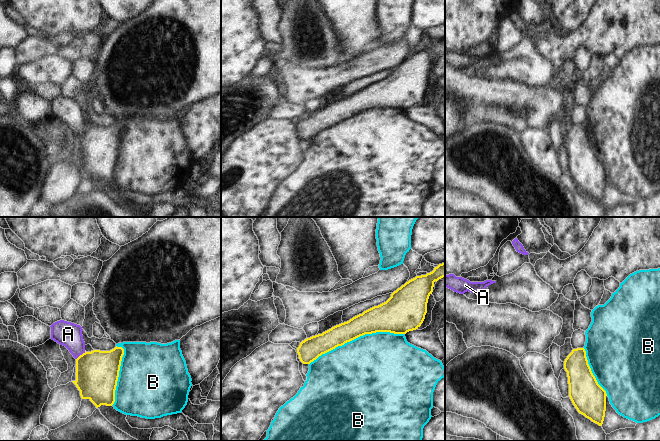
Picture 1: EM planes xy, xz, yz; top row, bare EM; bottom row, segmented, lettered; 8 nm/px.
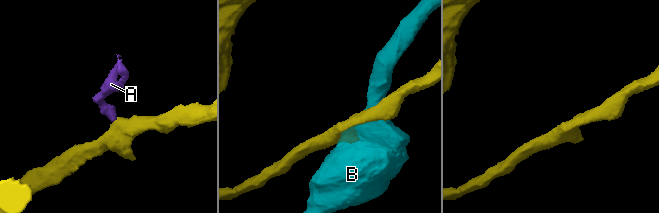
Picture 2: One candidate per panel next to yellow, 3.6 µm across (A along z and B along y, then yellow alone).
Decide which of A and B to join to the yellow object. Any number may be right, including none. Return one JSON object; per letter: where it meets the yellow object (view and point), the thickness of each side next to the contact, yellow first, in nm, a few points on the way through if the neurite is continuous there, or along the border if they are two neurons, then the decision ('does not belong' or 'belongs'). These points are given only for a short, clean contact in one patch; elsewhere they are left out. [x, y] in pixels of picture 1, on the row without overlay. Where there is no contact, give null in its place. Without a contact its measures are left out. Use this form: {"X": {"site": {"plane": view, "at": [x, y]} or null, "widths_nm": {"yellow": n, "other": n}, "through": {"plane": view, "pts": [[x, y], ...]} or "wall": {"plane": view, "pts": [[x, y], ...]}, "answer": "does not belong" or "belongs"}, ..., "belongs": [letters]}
{"A": {"site": {"plane": "xy", "at": [80, 131]}, "widths_nm": {"yellow": 340, "other": 200}, "wall": {"plane": "xy", "pts": [[85, 127], [76, 135]]}, "answer": "does not belong"}, "B": {"site": {"plane": "xz", "at": [356, 113]}, "widths_nm": {"yellow": 220, "other": 480}, "answer": "does not belong"}, "belongs": []}

